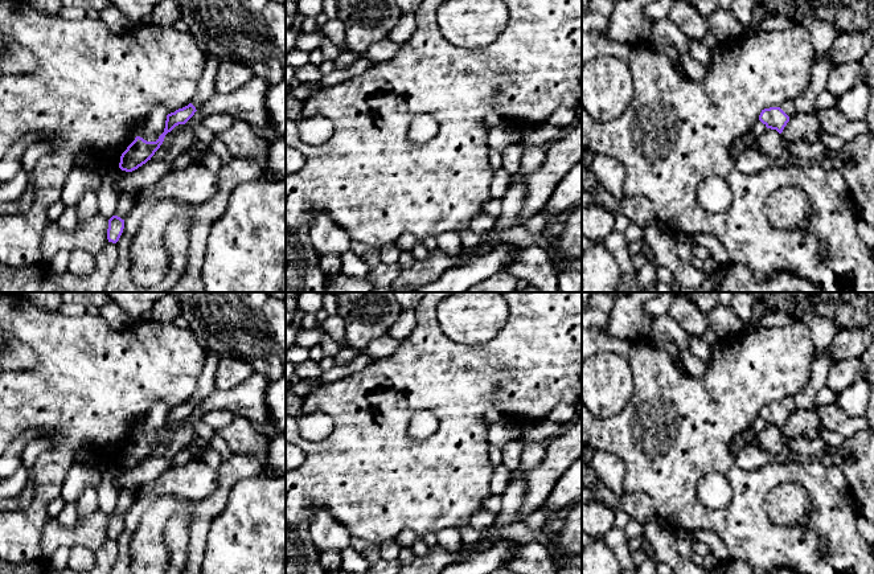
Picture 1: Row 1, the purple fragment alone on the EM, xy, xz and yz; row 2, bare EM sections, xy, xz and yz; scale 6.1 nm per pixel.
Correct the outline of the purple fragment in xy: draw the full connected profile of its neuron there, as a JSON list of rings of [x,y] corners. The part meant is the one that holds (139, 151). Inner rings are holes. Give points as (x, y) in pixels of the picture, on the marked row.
[[[210,54],[206,58],[205,70],[198,82],[197,93],[192,102],[188,106],[167,115],[164,132],[156,142],[147,142],[143,138],[136,136],[120,156],[119,168],[122,171],[132,172],[151,160],[151,157],[163,144],[165,135],[171,132],[176,126],[185,124],[194,115],[197,111],[196,108],[201,107],[216,94],[214,79],[219,65],[221,61],[218,57]]]

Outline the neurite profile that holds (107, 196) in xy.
[[[108,164],[100,169],[102,184],[98,190],[98,212],[107,220],[115,216],[119,193],[115,189],[114,180],[120,171],[118,164]]]

